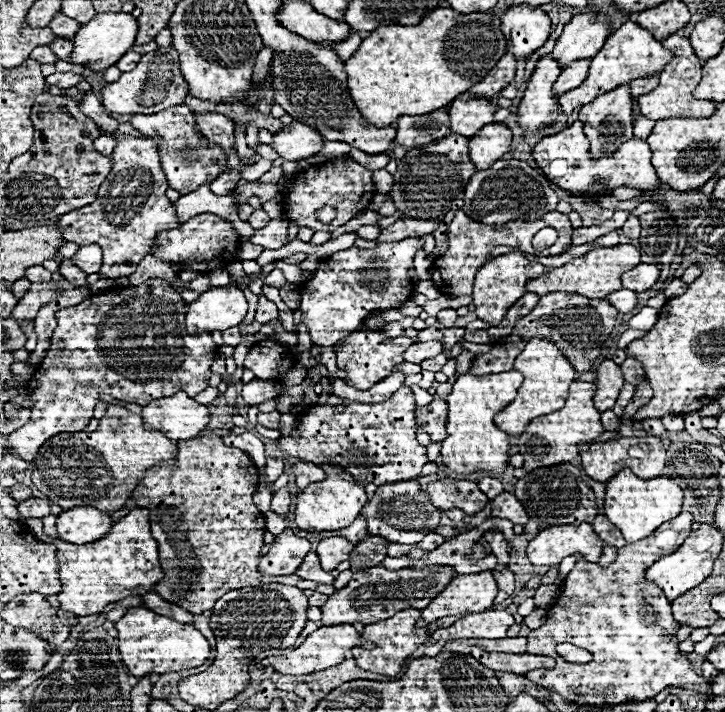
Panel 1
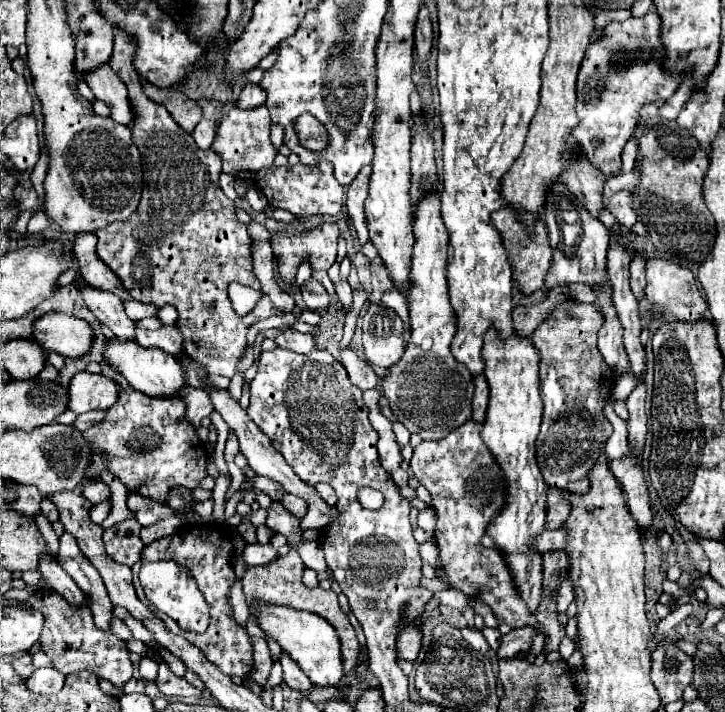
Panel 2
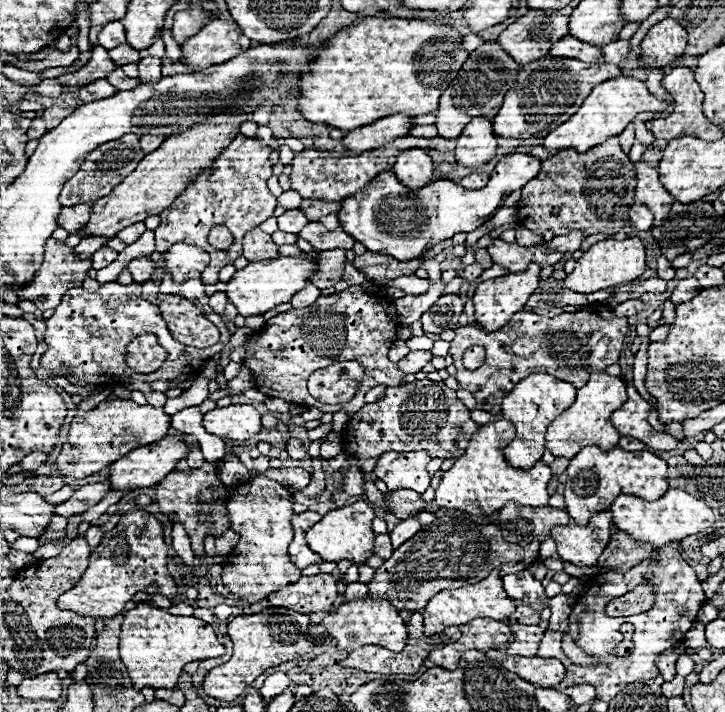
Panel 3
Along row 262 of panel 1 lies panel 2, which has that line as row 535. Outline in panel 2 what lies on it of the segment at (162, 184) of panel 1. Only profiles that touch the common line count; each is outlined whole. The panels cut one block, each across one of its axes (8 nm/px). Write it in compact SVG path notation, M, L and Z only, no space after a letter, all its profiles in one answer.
M132 518L116 528L104 530L104 546L108 556L118 564L136 564L142 556L142 540L140 540L140 524Z

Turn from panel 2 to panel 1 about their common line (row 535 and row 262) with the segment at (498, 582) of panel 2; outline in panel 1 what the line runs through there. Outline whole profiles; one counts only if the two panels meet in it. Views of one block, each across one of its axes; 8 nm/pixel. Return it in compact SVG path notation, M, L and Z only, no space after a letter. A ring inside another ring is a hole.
M462 210L456 212L456 216L452 218L450 226L448 226L448 238L450 238L450 246L448 250L436 258L434 266L432 266L432 282L436 284L436 288L442 292L442 294L450 294L450 296L470 296L472 294L472 284L474 284L474 276L476 276L476 270L488 260L492 248L496 246L512 246L512 248L520 248L522 252L526 254L532 254L532 256L560 256L564 254L570 246L572 246L572 224L568 220L566 214L562 212L548 212L544 214L540 220L534 220L534 222L528 222L528 220L512 220L512 222L506 222L502 226L490 226L490 224L482 224L482 222L474 222L472 218L468 218ZM546 226L552 226L558 230L558 240L554 246L546 248L546 250L536 250L532 248L532 238L538 230L546 228Z

